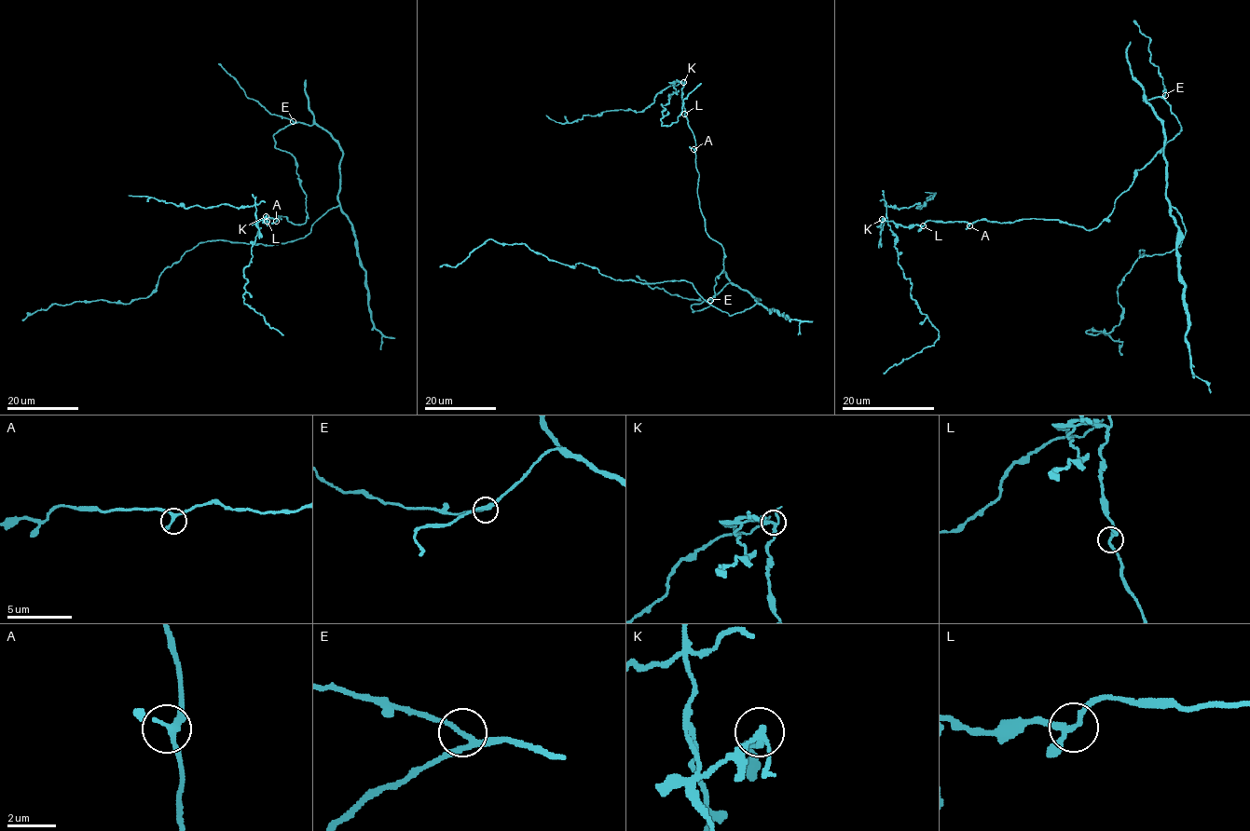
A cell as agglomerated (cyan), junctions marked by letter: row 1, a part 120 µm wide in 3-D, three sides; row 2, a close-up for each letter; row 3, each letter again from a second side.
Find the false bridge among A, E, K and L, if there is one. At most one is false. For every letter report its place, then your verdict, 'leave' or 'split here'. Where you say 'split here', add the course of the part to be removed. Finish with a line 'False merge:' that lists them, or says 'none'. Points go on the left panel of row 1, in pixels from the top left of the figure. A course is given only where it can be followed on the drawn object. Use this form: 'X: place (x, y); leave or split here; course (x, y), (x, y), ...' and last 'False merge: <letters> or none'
A: place (276, 221); leave
E: place (293, 121); leave
K: place (266, 216); split here; course (266, 216), (258, 221), (255, 216), (258, 235), (243, 269), (243, 302), (283, 335)
L: place (267, 221); leave
False merge: K

